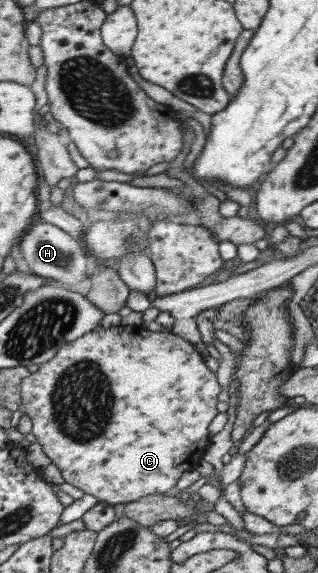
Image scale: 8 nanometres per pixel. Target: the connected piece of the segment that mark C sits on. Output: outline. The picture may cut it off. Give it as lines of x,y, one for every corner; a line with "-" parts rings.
118,325
87,332
84,336
63,344
50,360
39,365
35,372
19,382
19,389
24,414
32,423
31,433
42,447
42,452
60,471
65,482
80,489
84,494
94,496
98,502
112,506
128,504
150,494
170,493
183,472
194,470
198,466
209,443
207,427
218,413
216,396
220,392
214,367
198,346
174,335
171,331
160,331
152,326
138,328

